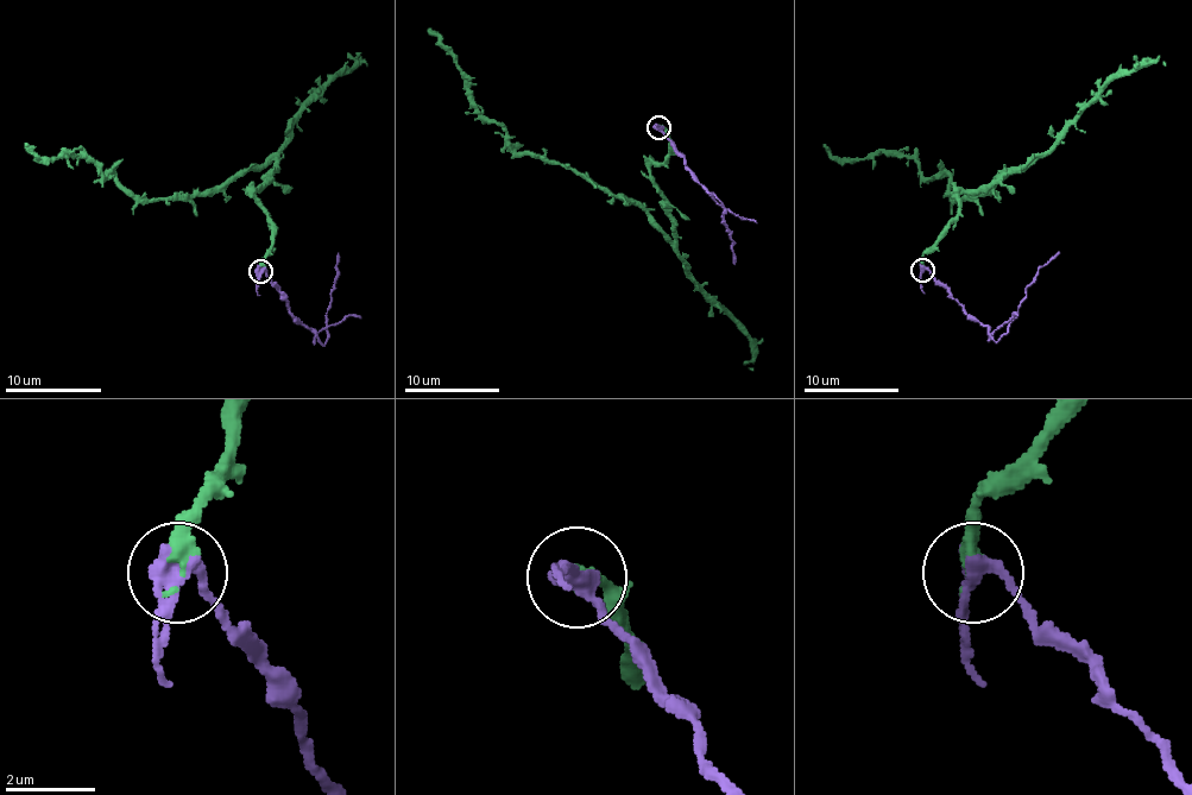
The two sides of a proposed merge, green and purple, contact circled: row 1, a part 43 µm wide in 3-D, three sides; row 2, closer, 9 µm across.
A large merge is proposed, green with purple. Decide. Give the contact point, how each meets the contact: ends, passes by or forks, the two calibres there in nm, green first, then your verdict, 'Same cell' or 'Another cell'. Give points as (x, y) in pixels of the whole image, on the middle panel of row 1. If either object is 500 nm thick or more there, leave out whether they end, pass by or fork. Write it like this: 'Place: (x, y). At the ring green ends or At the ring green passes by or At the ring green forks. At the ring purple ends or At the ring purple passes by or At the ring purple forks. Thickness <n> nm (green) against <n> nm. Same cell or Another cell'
Place: (658, 127). At the ring green ends. At the ring purple passes by. Thickness 360 nm (green) against 360 nm. Another cell

